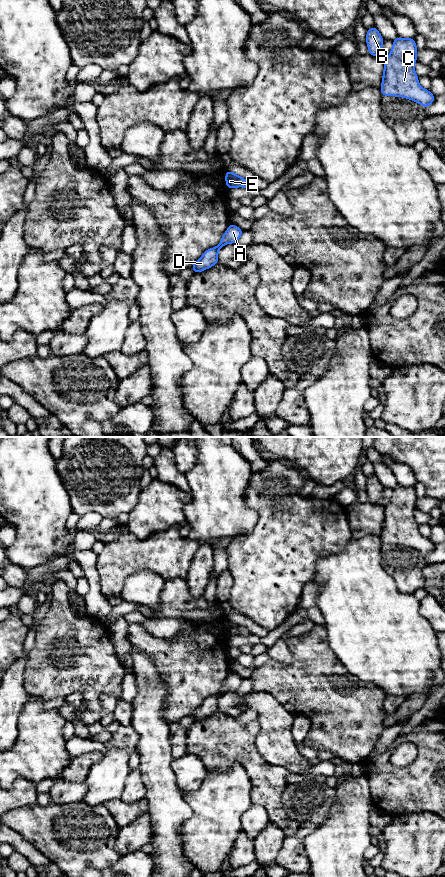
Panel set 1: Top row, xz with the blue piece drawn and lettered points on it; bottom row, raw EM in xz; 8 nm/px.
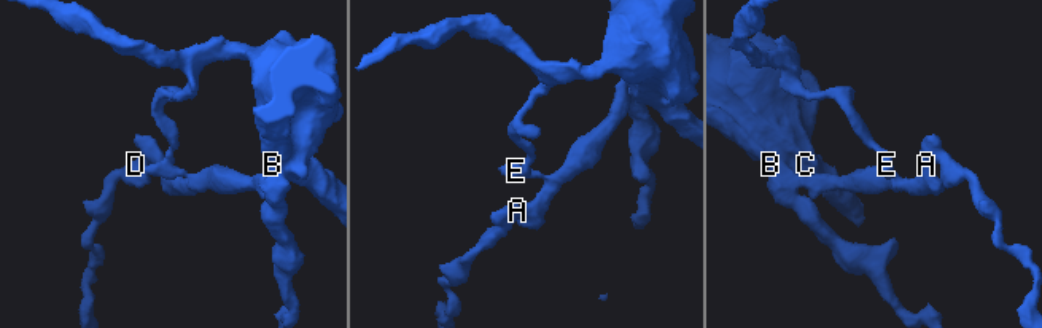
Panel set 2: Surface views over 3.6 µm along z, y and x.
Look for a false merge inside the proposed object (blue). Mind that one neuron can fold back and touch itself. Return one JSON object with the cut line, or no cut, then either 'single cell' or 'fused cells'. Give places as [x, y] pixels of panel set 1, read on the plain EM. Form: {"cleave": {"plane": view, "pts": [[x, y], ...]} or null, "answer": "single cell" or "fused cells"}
{"cleave": {"plane": "xz", "pts": [[238, 625], [240, 634]]}, "answer": "fused cells"}

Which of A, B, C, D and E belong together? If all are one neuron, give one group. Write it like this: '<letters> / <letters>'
A B D E / C

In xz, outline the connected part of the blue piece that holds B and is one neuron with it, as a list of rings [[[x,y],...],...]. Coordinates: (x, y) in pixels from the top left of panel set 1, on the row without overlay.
[[[375,474],[367,478],[366,491],[370,503],[379,505],[380,500],[383,498],[383,490],[384,486]]]

